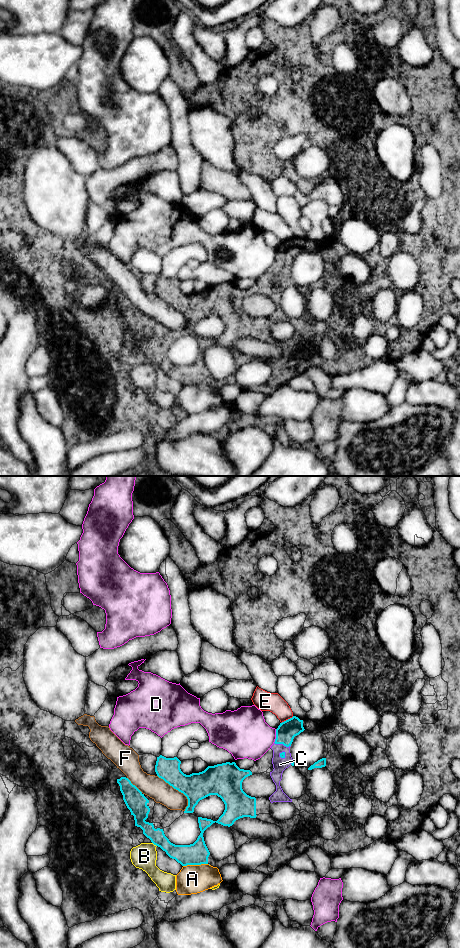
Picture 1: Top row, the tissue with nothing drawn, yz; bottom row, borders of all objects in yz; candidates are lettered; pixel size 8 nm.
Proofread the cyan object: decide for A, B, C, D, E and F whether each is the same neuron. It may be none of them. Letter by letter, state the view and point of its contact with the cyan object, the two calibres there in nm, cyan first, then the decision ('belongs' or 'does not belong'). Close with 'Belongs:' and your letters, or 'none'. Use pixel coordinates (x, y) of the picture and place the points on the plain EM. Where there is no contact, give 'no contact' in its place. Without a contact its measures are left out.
A: contact yz (196, 384); calibres 180 and 240 nm; does not belong
B: contact yz (154, 364); calibres 160 and 200 nm; does not belong
C: contact yz (282, 263); calibres 160 and 110 nm; belongs
D: contact yz (276, 256); calibres 160 and 380 nm; does not belong
E: contact yz (288, 239); calibres 160 and 160 nm; does not belong
F: contact yz (179, 311); calibres 220 and 180 nm; does not belong
Belongs: C

